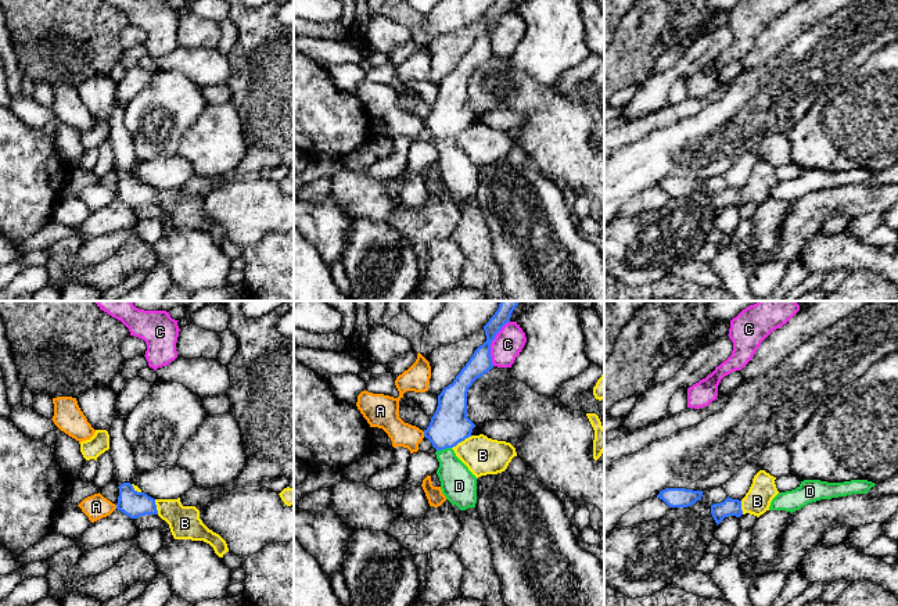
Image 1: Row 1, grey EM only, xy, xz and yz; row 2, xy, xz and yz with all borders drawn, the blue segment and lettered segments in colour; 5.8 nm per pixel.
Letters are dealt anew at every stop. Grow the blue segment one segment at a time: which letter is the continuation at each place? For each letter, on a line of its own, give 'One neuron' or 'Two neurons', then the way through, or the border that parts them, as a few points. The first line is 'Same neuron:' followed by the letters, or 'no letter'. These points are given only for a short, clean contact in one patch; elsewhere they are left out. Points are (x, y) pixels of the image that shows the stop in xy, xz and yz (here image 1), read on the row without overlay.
Same neuron: D
A: Two neurons. Boundary: xz (423, 121), (424, 125)
B: Two neurons. Boundary: xz (471, 125), (459, 131), (452, 137)
C: Two neurons. Boundary: xz (509, 10), (491, 33), (492, 54)
D: One neuron. Path across: xz (449, 114), (444, 122), (444, 137), (459, 175)

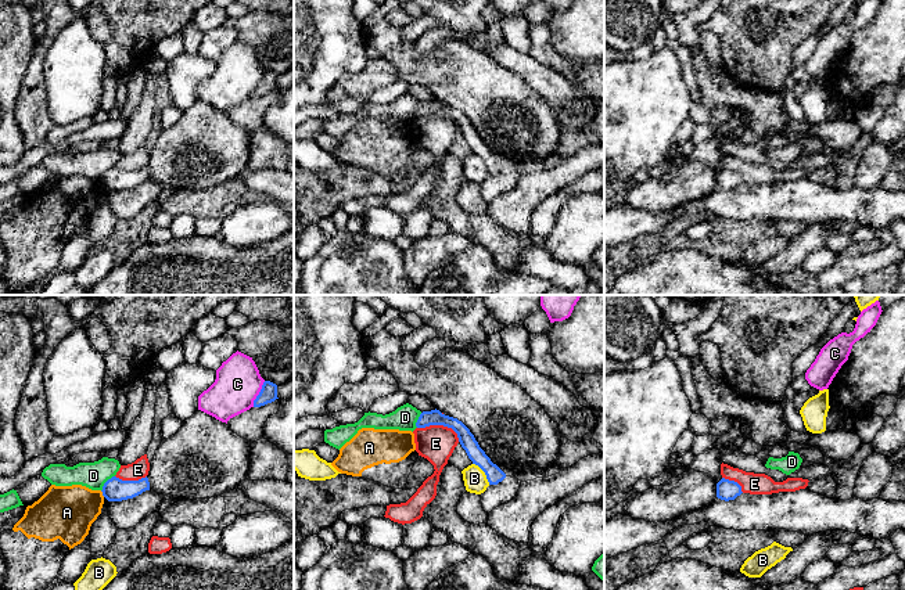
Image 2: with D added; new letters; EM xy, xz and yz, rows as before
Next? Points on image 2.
Same neuron: no letter
A: Two neurons. Boundary: xy (100, 180), (104, 186)
B: Two neurons. Boundary: xz (473, 153), (484, 162), (489, 173)
C: Two neurons
D: Two neurons
E: Two neurons. Boundary: xz (417, 117), (446, 115), (456, 123), (459, 130)

